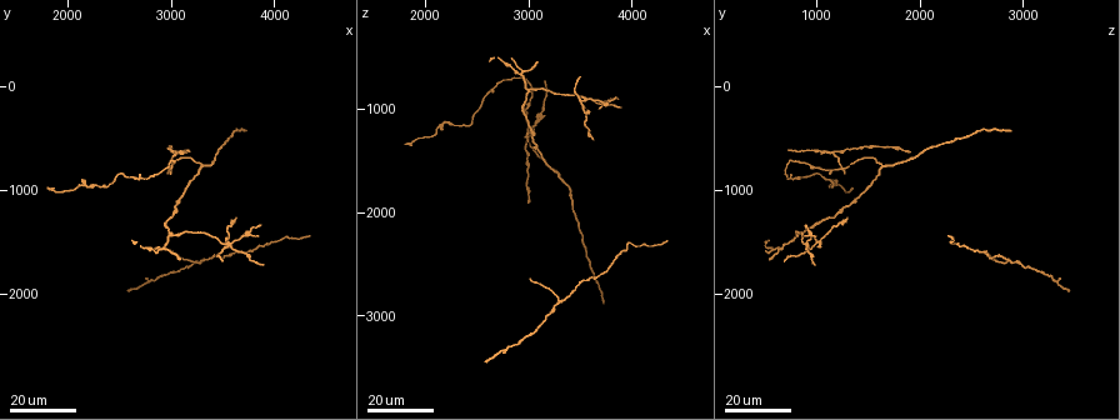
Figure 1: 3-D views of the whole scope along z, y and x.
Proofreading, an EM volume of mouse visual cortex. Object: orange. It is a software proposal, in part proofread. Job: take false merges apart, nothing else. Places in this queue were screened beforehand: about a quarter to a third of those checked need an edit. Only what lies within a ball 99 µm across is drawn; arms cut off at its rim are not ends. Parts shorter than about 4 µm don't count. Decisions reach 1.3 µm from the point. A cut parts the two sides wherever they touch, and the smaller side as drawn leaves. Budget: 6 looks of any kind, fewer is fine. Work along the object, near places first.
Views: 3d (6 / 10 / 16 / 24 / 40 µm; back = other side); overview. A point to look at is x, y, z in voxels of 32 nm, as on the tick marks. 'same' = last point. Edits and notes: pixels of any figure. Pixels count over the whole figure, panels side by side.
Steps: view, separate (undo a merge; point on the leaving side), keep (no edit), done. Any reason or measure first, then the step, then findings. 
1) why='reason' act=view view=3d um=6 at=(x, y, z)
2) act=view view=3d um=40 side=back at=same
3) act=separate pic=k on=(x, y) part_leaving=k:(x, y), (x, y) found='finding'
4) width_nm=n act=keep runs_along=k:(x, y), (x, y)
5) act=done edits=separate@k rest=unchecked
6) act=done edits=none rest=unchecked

why='four arms meet' act=view view=3d um=24 at=(3560, 1500, 900)

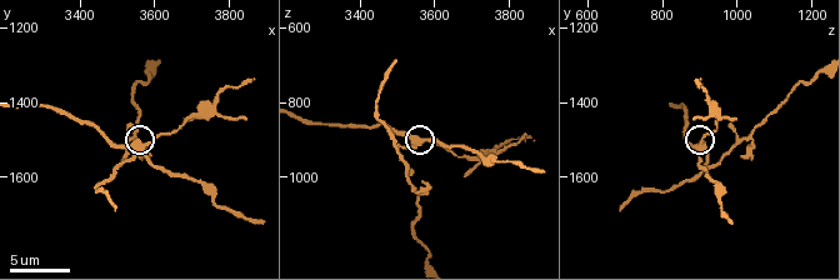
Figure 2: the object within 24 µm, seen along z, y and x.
why='closer look' act=view view=3d um=10 at=(3550, 1520, 910)

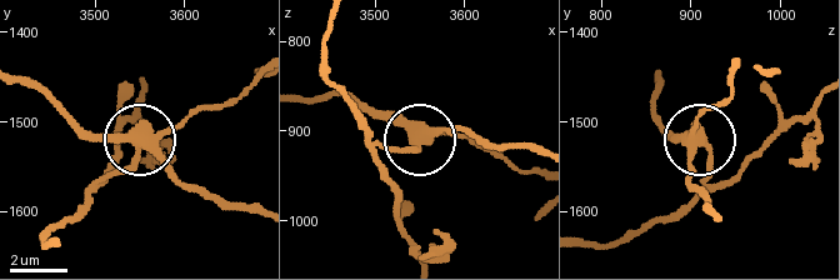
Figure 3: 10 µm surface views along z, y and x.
width_nm=390 act=separate pic=3 on=(118, 170) part_leaving=3:(693, 139), (710, 169), (726, 179), (813, 108) found='two neurons meet here'

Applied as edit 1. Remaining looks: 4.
why='three-way junction' act=view view=3d um=16 at=(3020, 1440, 840)

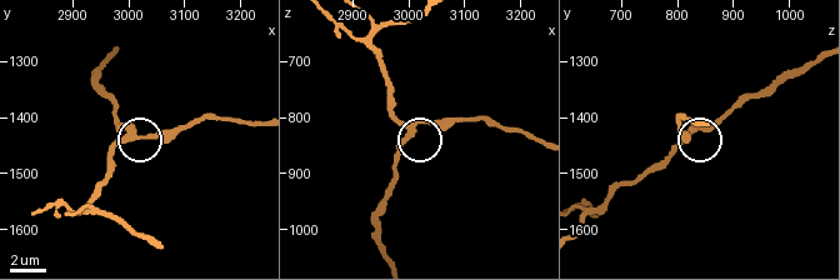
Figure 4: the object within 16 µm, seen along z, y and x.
why='closer look' act=view view=3d um=10 at=(3000, 1440, 815)

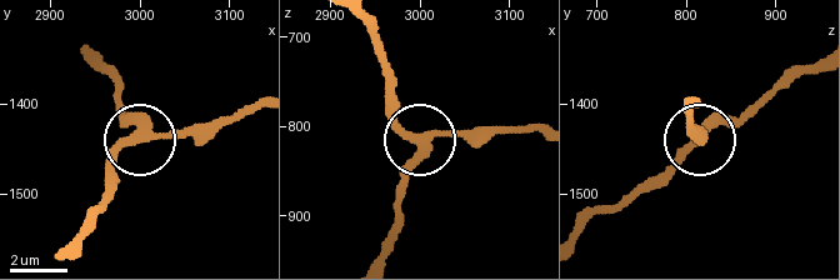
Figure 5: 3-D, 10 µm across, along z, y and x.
arms=3 act=keep runs_along=5:(379, 259), (415, 144), (386, 96) found='all the same neuron'

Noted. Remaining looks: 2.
why='four or more arms meet' act=view view=3d um=24 at=(2940, 1560, 640)

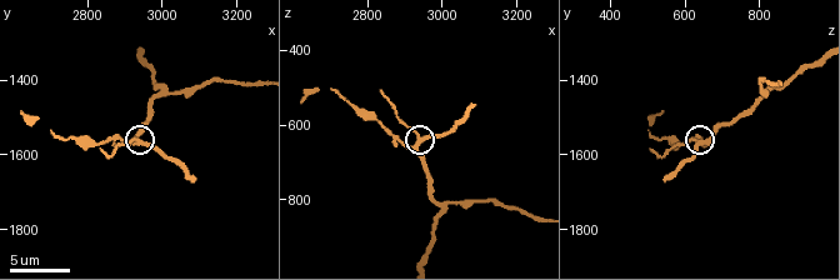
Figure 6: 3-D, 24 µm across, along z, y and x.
why='zoom in' act=view view=3d um=6 at=(2920, 1560, 670)

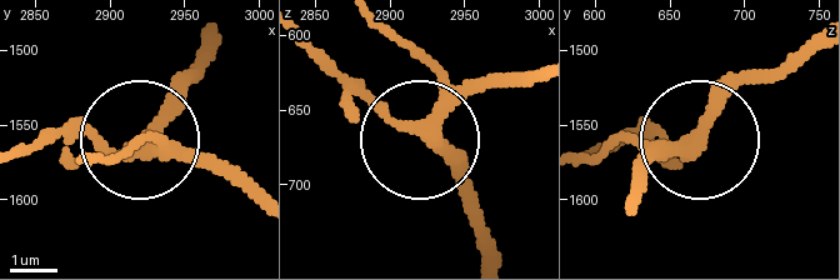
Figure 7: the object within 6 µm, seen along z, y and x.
width_nm=290 act=keep found='one neuron here'

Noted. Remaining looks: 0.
act=done edits=separate@3 rest=unchecked

